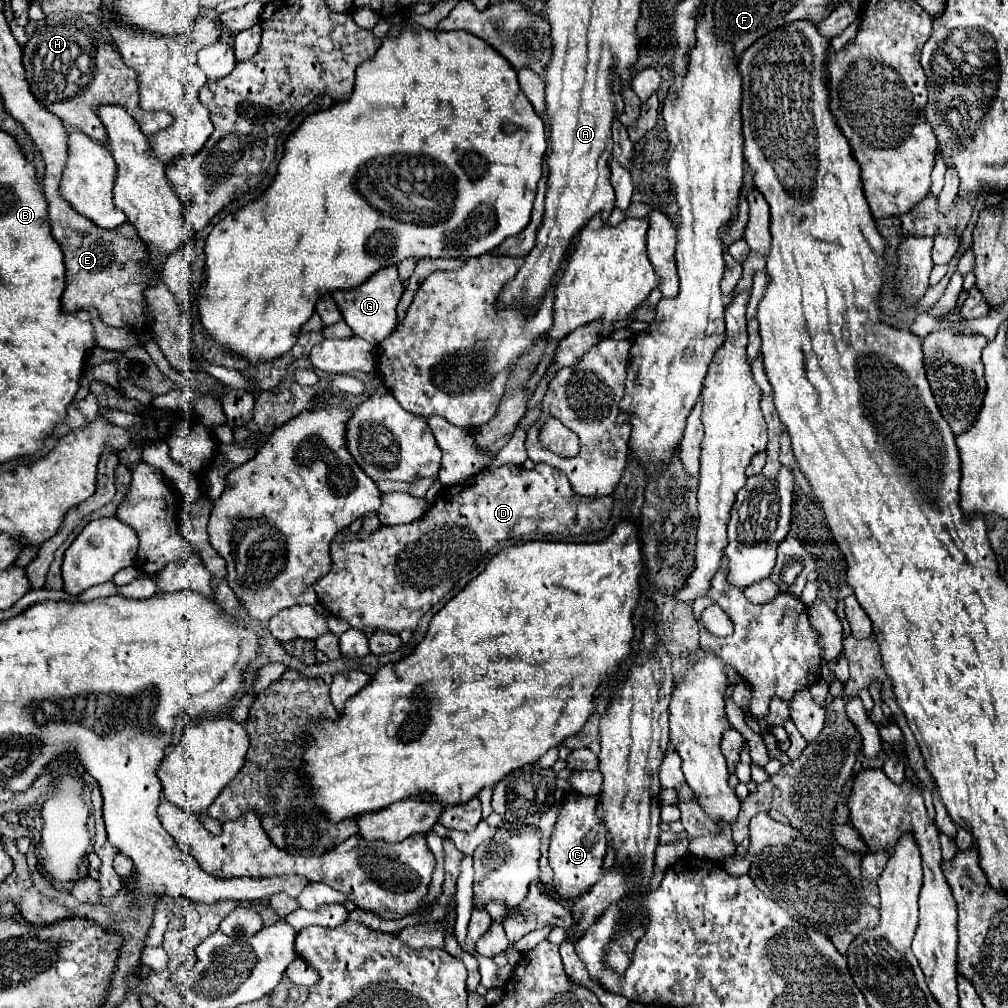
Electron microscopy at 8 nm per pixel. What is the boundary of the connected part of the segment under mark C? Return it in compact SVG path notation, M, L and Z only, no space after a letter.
M571 793L565 797L559 813L559 821L549 843L549 867L553 869L551 885L539 881L545 895L565 903L587 893L603 875L603 857L607 853L607 831L597 819L597 797Z

